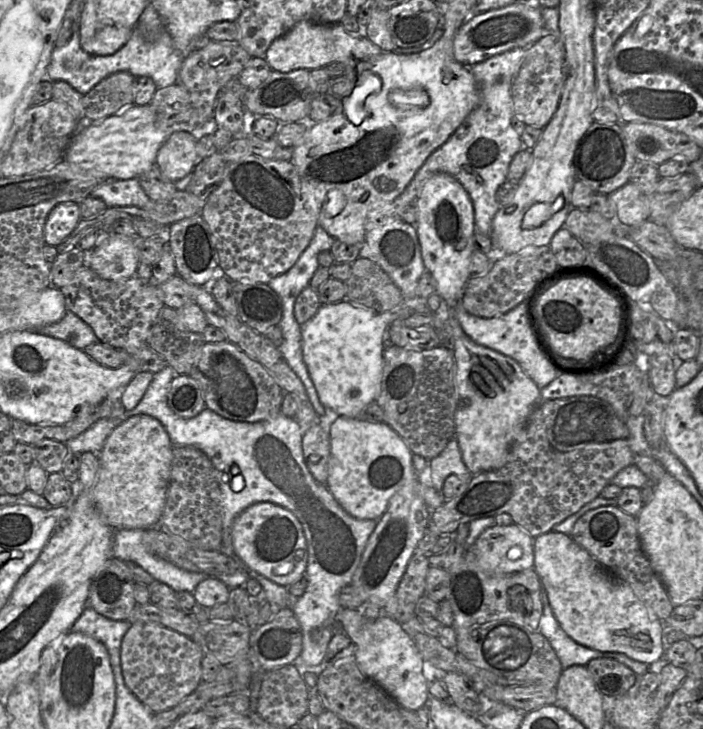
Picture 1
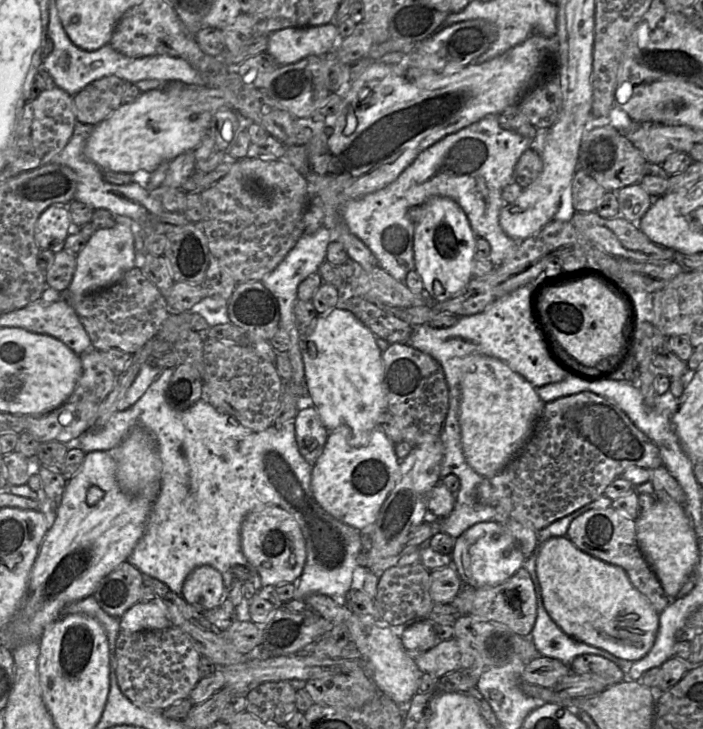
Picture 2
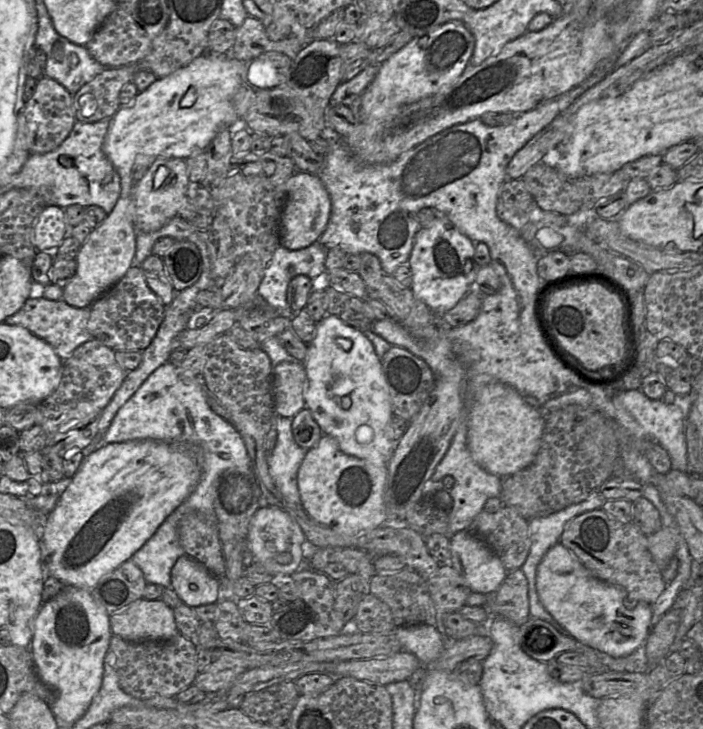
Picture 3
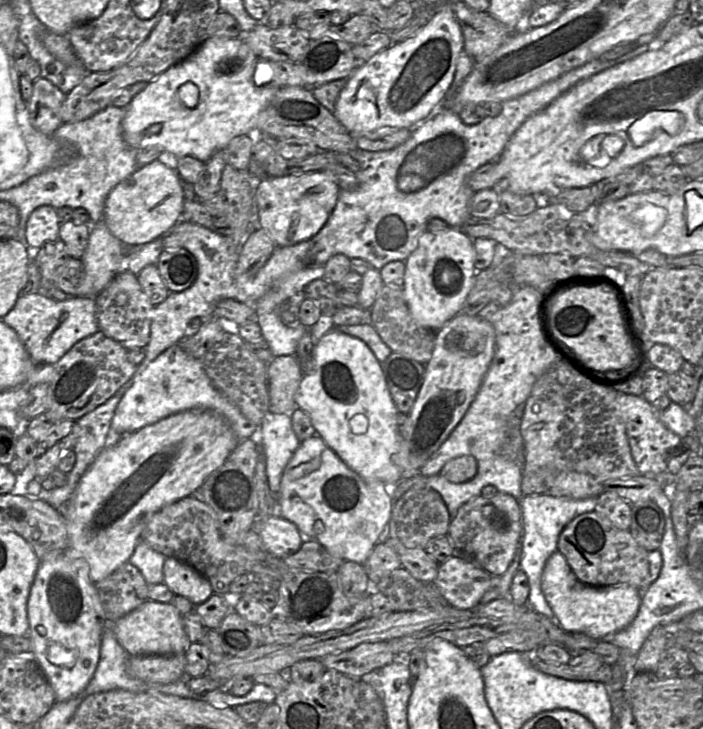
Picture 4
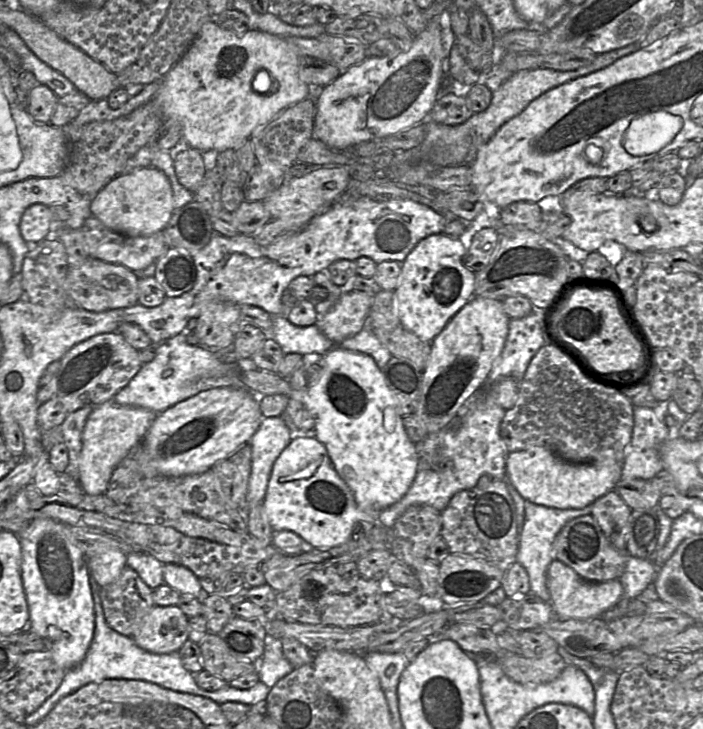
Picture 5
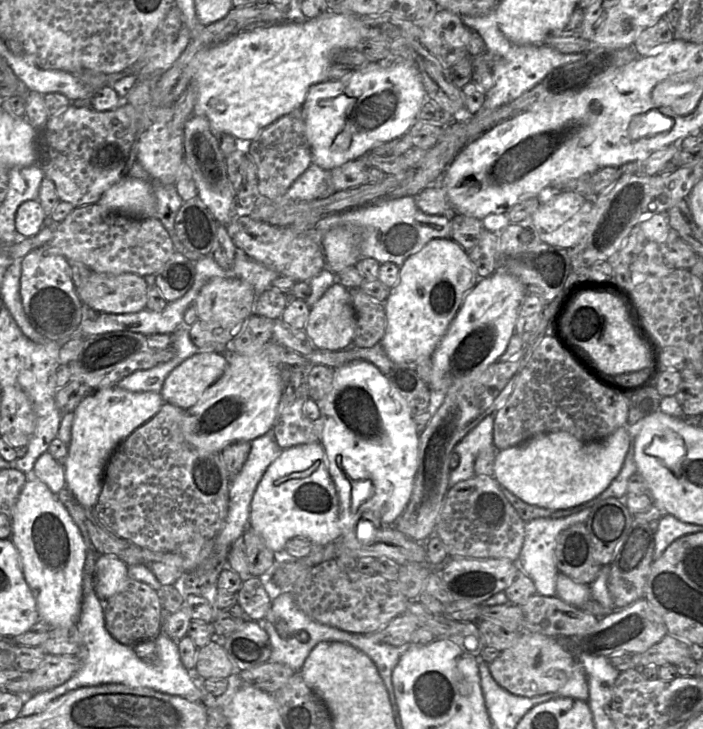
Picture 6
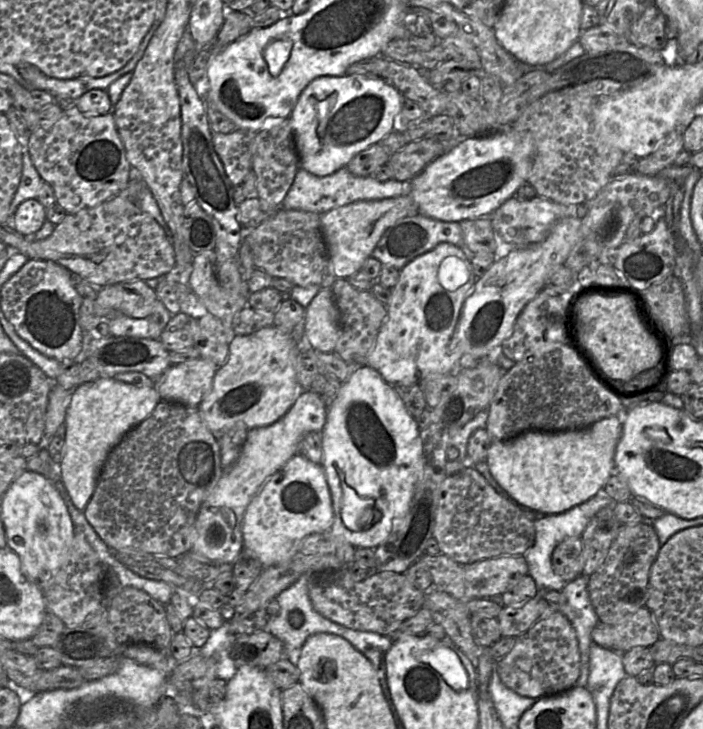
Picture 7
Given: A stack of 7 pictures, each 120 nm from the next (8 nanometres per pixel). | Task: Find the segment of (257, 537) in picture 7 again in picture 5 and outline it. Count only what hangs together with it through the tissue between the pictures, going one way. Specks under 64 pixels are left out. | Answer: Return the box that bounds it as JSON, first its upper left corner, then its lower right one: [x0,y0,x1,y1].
[262,437,379,549]

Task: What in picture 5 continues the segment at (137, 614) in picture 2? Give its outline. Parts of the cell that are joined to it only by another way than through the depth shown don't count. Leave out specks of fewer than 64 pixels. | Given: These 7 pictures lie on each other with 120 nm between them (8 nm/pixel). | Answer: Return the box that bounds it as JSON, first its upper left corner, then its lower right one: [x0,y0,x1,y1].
[132,605,188,653]

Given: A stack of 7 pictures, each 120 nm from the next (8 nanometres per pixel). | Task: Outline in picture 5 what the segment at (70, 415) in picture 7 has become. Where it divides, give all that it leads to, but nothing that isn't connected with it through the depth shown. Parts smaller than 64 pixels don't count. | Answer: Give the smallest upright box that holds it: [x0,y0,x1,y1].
[78,400,157,495]

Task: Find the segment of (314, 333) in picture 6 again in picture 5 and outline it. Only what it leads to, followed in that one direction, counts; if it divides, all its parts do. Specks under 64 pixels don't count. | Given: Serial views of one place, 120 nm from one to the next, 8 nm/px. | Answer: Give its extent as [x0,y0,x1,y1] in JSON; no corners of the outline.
[316,291,374,342]

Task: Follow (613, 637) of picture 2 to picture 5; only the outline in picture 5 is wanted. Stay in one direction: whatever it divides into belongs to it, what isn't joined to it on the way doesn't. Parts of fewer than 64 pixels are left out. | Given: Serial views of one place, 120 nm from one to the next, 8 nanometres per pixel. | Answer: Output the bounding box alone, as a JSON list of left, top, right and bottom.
[547,559,623,619]

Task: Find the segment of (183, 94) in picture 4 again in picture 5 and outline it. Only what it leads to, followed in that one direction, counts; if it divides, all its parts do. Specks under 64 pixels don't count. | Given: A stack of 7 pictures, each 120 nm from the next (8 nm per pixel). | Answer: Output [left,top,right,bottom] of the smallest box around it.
[152,18,312,153]

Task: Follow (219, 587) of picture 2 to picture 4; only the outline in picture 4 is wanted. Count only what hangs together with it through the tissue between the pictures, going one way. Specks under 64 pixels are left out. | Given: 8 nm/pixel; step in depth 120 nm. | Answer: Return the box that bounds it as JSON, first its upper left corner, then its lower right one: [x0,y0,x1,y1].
[163,557,213,606]

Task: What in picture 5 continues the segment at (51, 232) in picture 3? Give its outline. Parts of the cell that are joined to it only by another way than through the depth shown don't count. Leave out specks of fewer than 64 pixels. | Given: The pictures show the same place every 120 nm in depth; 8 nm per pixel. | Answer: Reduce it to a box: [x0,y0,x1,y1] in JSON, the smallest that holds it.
[20,203,52,242]

